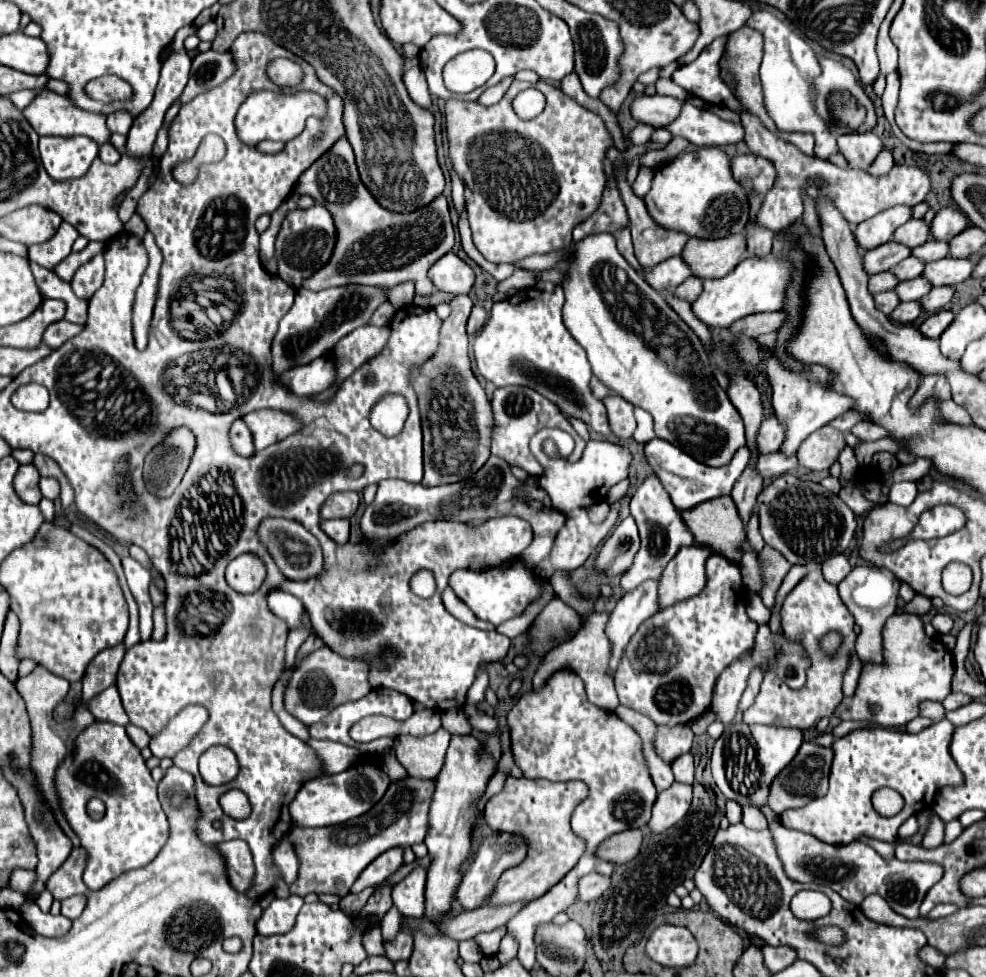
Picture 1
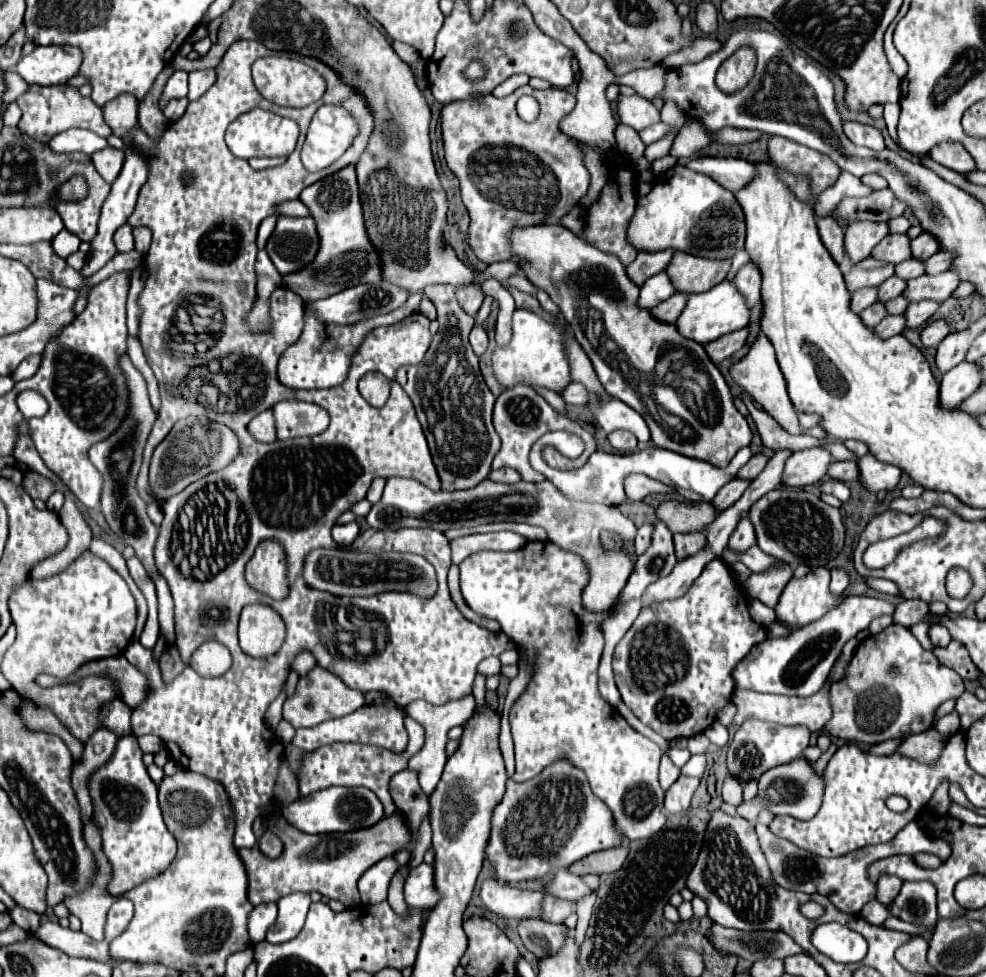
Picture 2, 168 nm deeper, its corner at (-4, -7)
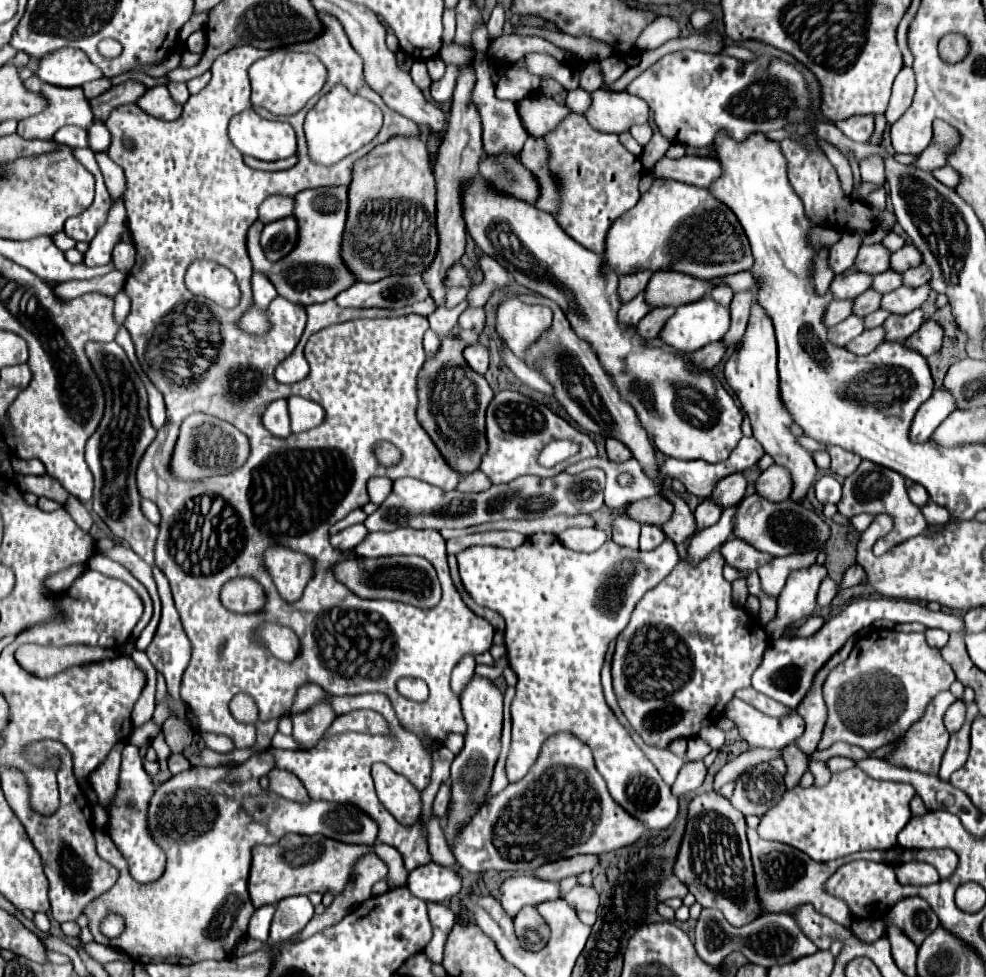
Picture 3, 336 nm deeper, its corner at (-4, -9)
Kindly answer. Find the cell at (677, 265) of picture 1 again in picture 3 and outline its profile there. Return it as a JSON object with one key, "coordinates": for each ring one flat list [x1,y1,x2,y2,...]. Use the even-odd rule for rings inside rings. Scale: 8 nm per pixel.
{"coordinates":[[638,293,632,301,624,303,624,307,620,307,620,321,636,325,650,309,652,309,652,305,646,301,644,293]]}

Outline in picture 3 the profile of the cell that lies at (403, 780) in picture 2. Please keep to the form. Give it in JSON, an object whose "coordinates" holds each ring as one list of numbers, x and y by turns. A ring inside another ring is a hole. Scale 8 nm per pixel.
{"coordinates":[[384,763,372,765,372,779,380,803,400,821,404,827,412,827,422,817,420,791,402,775,394,773]]}

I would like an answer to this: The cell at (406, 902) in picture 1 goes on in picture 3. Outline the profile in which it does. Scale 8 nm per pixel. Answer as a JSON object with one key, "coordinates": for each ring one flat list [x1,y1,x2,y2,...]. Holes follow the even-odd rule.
{"coordinates":[[428,863,410,871,406,885,412,895,424,901,446,903,460,891,460,875,452,867]]}

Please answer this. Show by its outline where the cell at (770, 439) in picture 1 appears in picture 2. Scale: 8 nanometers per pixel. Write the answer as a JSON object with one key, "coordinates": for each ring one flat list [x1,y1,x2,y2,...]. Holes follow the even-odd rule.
{"coordinates":[[754,455,742,469,740,469,740,473,736,475,736,477,740,477,740,479,748,479,748,481,752,481,762,469,764,469,764,465,766,465,766,457,764,455]]}

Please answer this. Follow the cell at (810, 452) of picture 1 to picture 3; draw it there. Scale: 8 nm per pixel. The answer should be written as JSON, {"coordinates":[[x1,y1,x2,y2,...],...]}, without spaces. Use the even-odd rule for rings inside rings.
{"coordinates":[[770,465,756,483,756,489,760,495,766,495,766,499,772,501,780,501,780,499,788,499,788,495,794,489,792,483,792,475,786,467,780,465]]}

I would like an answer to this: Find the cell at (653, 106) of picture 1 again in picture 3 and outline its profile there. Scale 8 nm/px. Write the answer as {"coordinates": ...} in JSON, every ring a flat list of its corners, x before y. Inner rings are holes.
{"coordinates":[[592,91,592,105,584,117,604,133,624,133,632,125,644,125,650,119,648,103,628,91]]}

